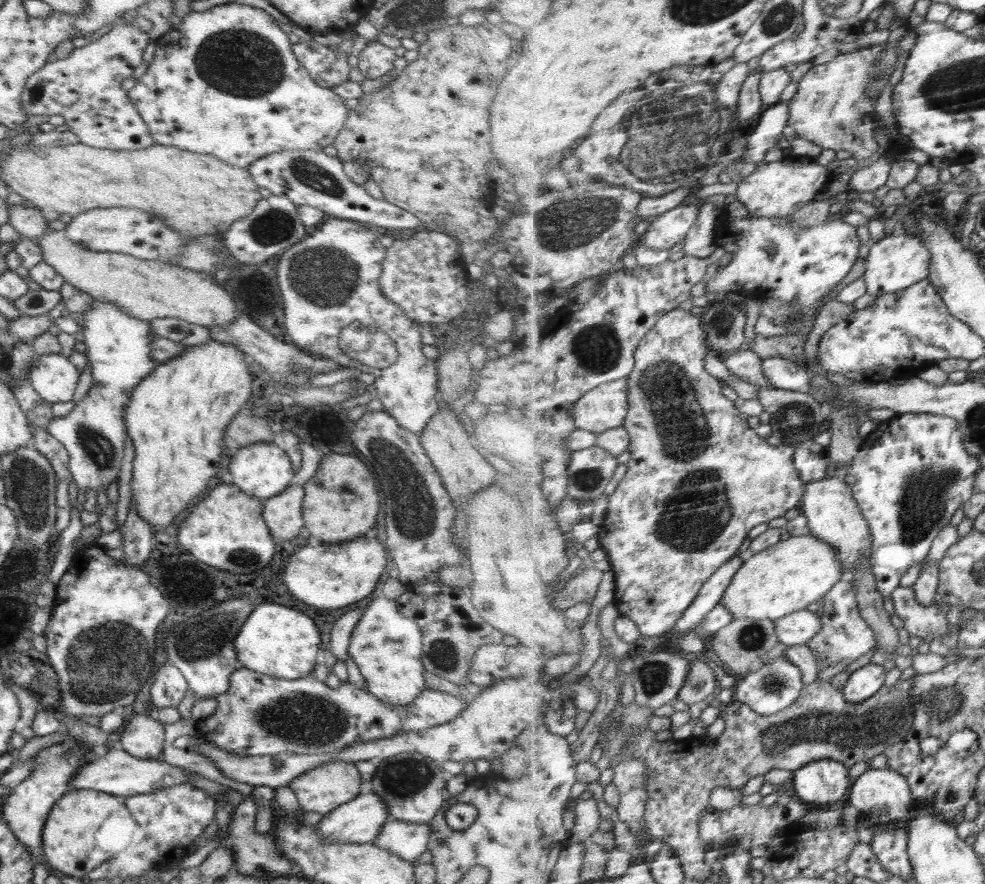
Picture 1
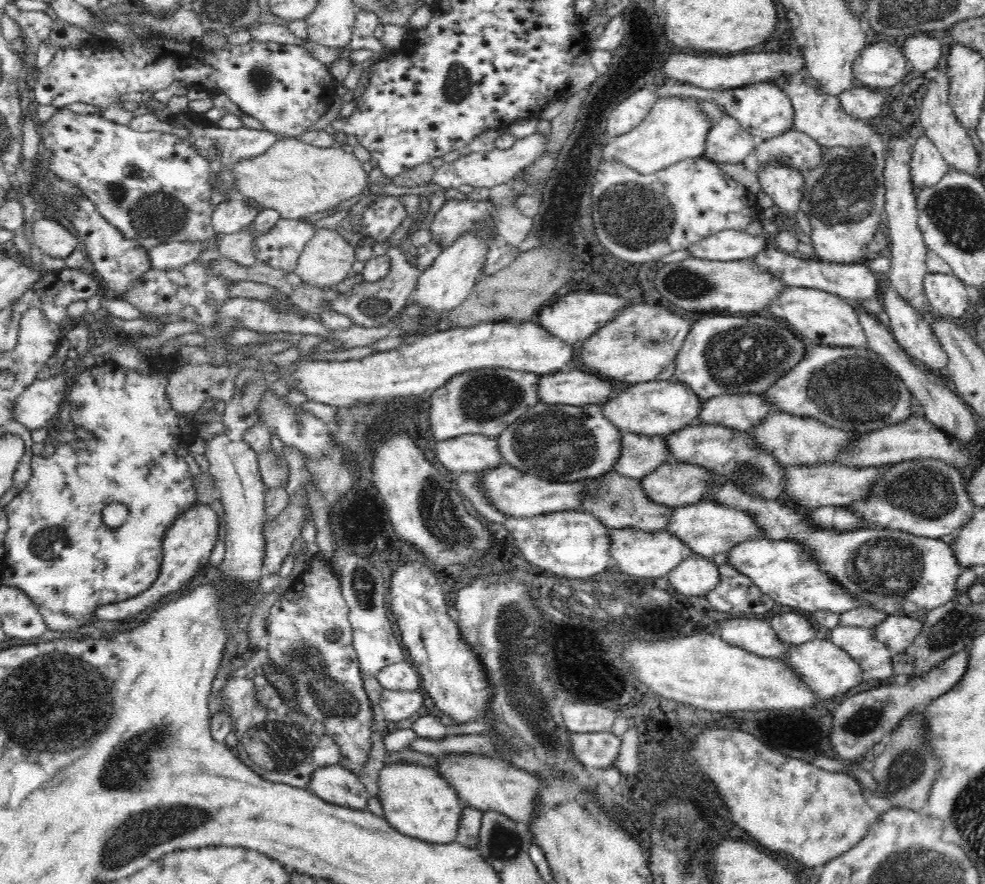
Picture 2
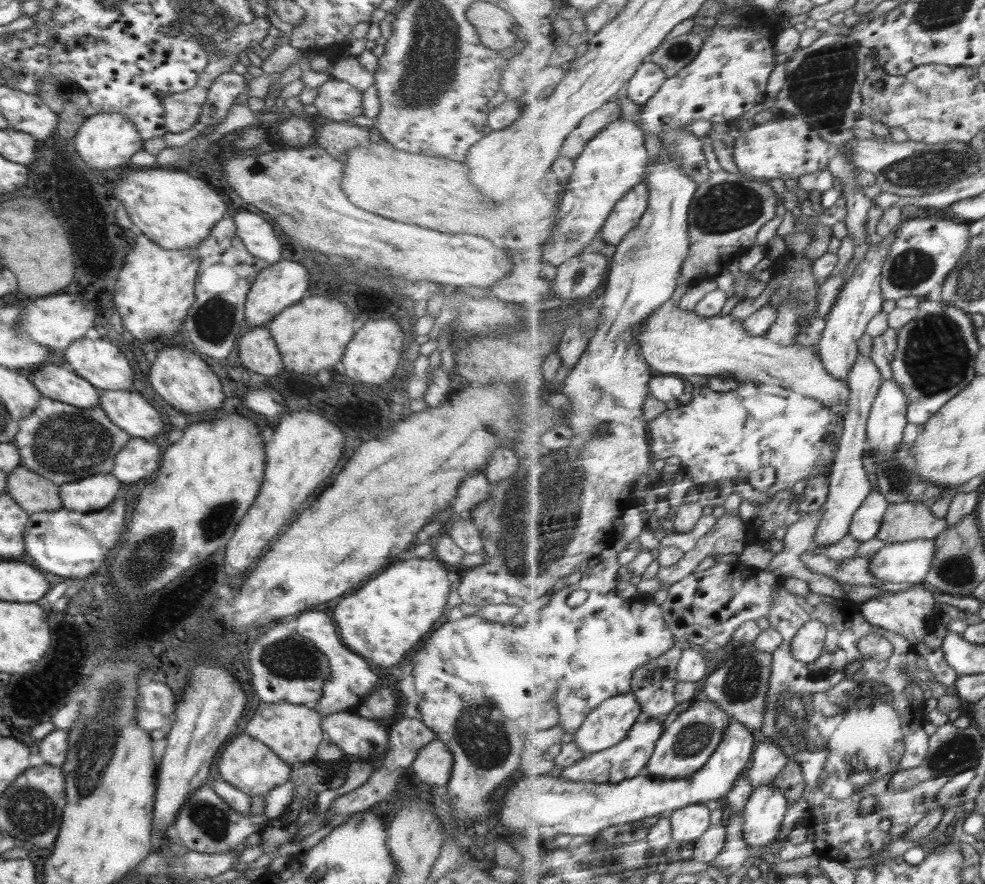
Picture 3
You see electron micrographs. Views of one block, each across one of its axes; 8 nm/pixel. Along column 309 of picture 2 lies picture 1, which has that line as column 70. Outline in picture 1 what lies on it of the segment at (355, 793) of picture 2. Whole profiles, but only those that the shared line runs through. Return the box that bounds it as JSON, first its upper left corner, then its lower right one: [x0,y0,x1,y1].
[70,748,194,799]

